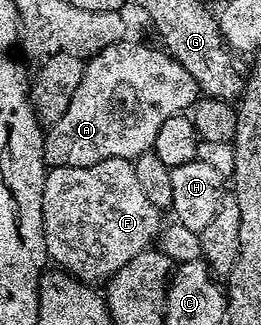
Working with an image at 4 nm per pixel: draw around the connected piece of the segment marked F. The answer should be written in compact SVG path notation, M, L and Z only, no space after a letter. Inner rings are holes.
M112 158L111 160L99 160L99 164L91 164L87 168L79 168L78 166L59 168L55 166L46 173L45 183L43 184L43 232L47 240L47 252L54 263L58 262L61 265L58 267L64 273L71 274L86 284L104 283L113 274L119 272L129 260L135 256L139 256L139 252L150 249L151 243L161 233L161 227L163 225L163 219L161 218L163 218L162 211L157 210L155 204L151 204L151 200L147 200L146 193L139 188L138 179L135 176L135 168L130 159Z

